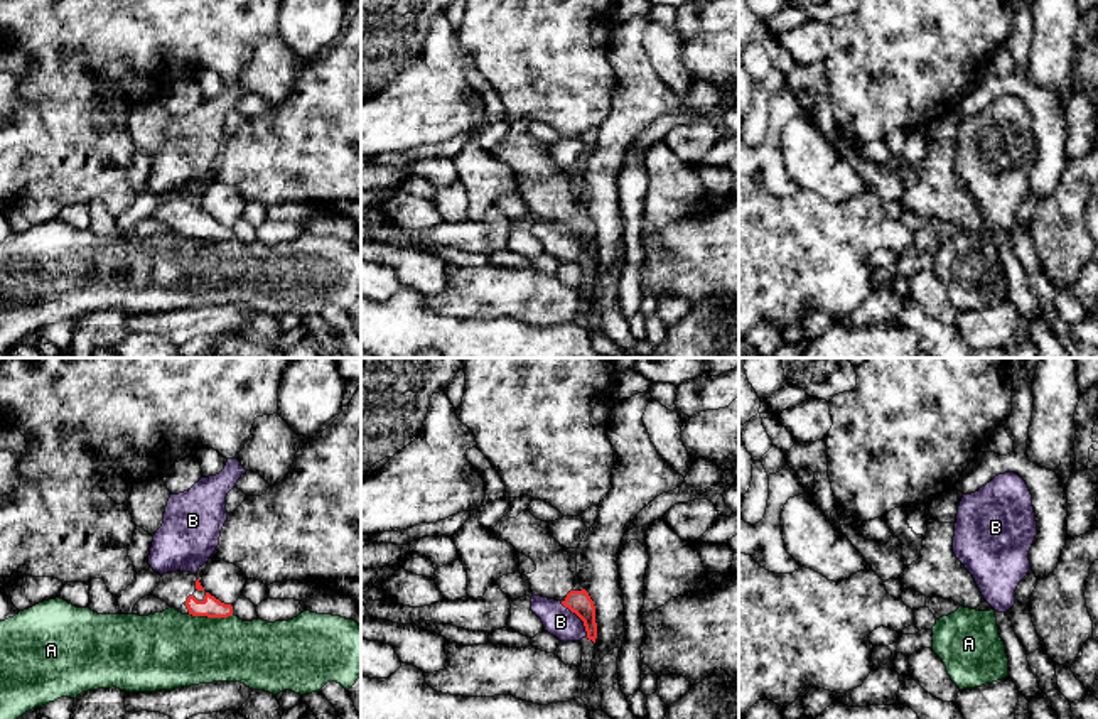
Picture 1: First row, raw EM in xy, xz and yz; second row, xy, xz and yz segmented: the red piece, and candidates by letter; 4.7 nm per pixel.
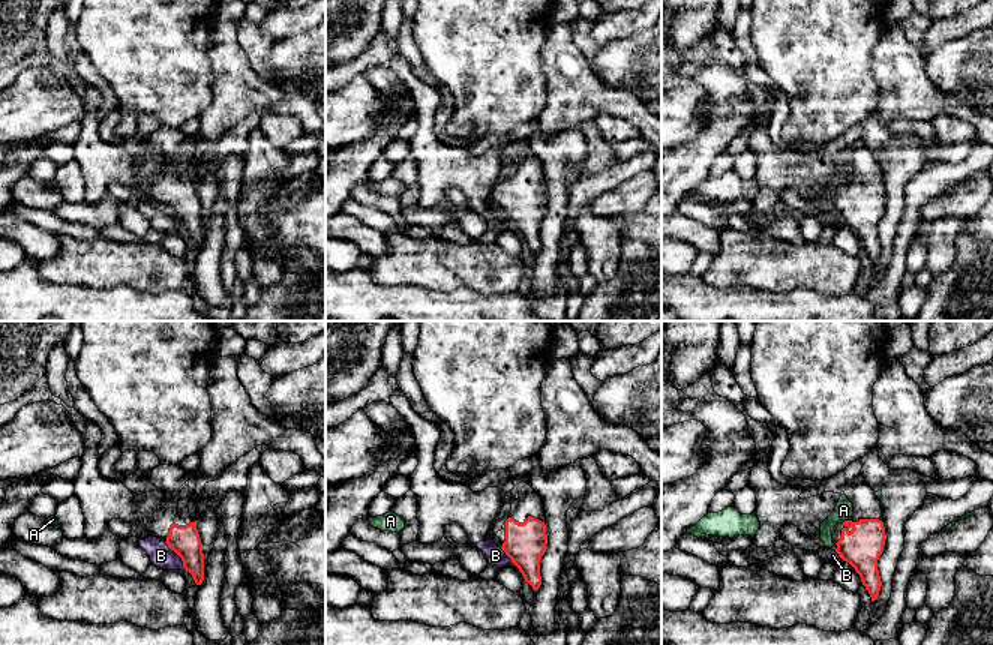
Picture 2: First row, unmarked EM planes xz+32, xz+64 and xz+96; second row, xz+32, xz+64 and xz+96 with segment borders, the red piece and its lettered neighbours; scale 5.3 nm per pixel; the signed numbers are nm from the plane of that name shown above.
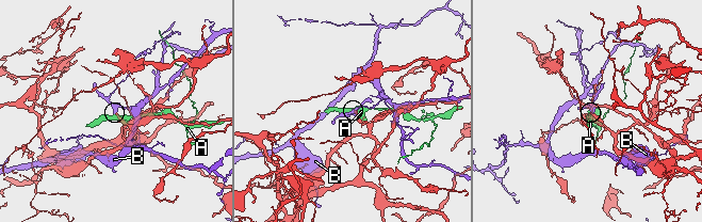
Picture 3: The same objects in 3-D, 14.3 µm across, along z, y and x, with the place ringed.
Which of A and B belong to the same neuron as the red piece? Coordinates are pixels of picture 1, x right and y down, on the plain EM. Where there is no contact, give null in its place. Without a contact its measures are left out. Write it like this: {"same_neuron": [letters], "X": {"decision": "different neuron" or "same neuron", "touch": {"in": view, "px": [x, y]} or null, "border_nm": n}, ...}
{"same_neuron": [], "A": {"decision": "different neuron", "touch": {"in": "xy", "px": [211, 238]}, "border_nm": 200}, "B": {"decision": "different neuron", "touch": {"in": "xz", "px": [579, 238]}, "border_nm": 220}}

